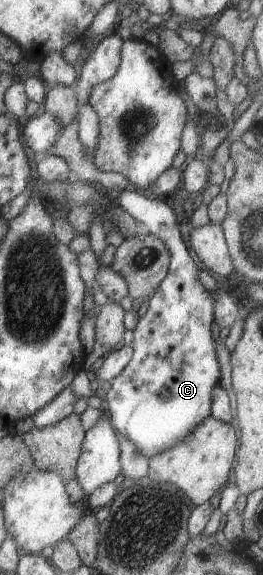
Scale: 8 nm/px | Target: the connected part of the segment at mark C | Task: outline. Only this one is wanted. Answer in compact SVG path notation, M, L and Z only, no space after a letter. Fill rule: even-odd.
M140 189L137 192L126 190L119 194L118 198L122 207L126 211L129 211L139 222L143 223L149 232L160 236L170 246L173 253L172 271L170 272L169 278L165 279L165 282L161 285L160 291L150 299L147 306L144 308L137 330L134 331L135 341L133 346L136 350L135 358L131 361L129 367L113 381L112 389L109 393L104 395L109 403L110 410L108 415L111 416L116 431L124 434L128 439L131 439L146 457L153 459L168 450L174 449L181 443L184 443L186 438L189 438L189 435L192 435L206 420L214 416L214 392L221 384L221 379L223 379L223 369L221 369L221 363L219 363L219 353L217 353L217 345L215 345L215 337L213 337L213 335L215 335L215 333L213 333L213 323L217 322L216 297L214 292L209 291L209 289L203 285L203 281L201 281L199 265L197 265L197 261L193 259L193 255L191 255L189 247L187 247L187 241L183 239L181 223L179 223L179 217L177 217L175 209L173 209L169 203L165 203L165 201L152 196L148 192L141 191Z

